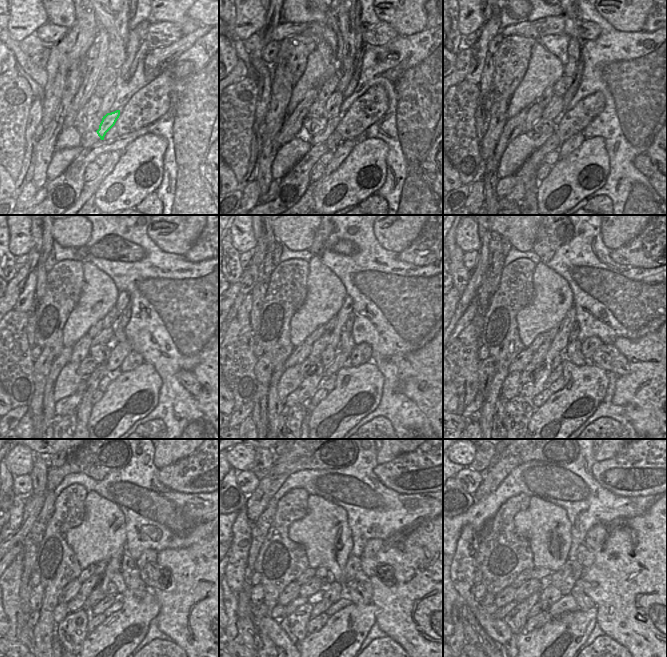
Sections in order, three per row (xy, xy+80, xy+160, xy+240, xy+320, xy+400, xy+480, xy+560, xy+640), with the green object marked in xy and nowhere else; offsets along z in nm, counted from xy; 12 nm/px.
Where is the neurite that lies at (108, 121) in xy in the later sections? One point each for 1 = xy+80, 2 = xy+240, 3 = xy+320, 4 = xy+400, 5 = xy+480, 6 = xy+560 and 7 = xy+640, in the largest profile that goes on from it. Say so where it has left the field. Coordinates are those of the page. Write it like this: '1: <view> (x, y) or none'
1: xy+80 (320, 138)
2: xy+240 (89, 364)
3: xy+320 (307, 366)
4: xy+400 (528, 372)
5: xy+480 (78, 602)
6: xy+560 (300, 600)
7: xy+640 (501, 612)

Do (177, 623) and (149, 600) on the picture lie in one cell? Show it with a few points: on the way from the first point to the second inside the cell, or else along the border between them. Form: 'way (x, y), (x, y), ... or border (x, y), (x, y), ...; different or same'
border (150, 591), (159, 606), (159, 613), (156, 617); different

